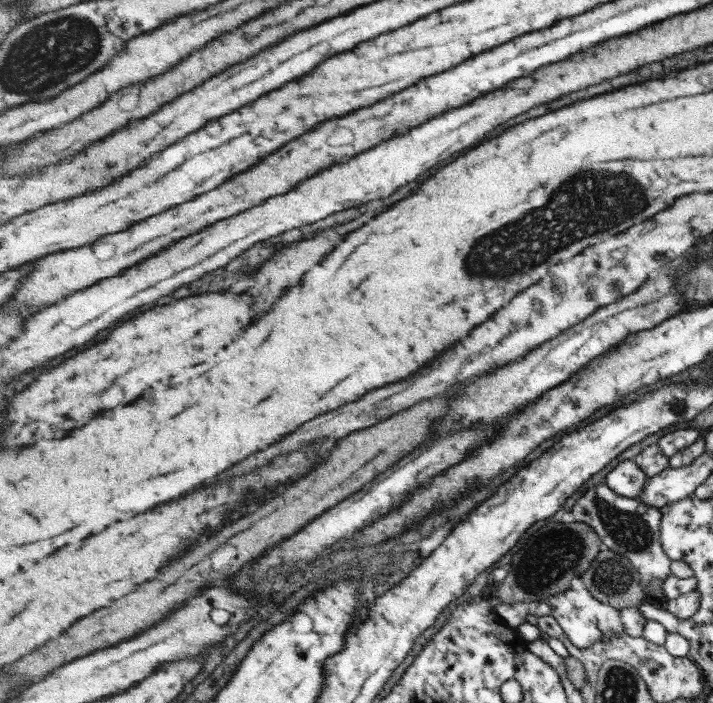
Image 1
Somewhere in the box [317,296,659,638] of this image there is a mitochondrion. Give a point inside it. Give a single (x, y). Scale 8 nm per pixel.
(558, 551)

